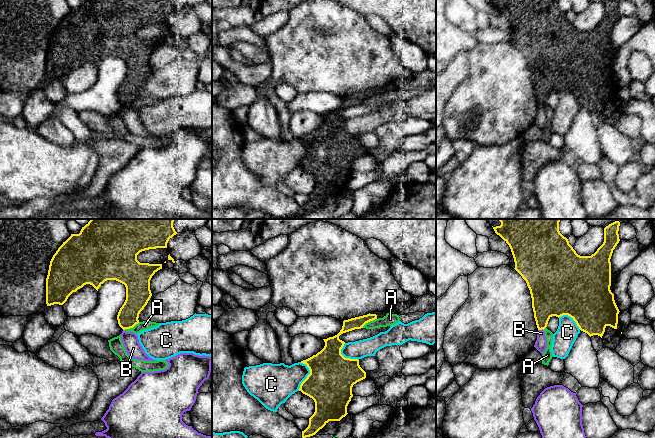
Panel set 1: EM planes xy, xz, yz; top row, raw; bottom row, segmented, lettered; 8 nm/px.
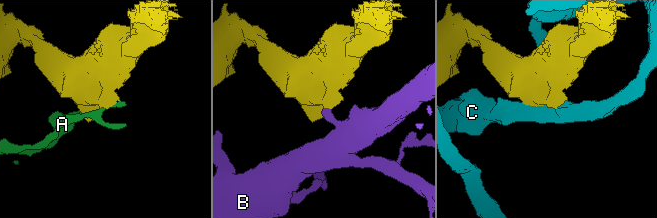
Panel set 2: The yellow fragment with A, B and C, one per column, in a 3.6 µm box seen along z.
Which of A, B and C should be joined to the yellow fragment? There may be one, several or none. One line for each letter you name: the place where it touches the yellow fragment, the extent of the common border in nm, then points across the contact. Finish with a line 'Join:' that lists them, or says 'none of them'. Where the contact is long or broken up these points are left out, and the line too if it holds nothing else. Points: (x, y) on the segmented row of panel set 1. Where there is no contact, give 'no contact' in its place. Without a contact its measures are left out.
Join: none of them

